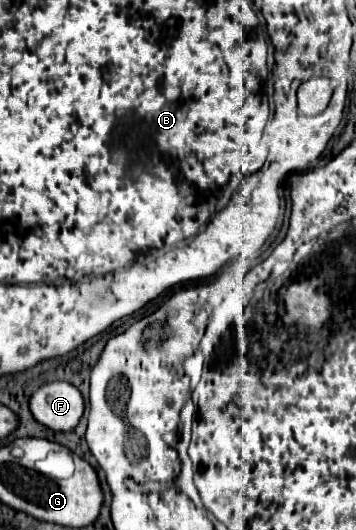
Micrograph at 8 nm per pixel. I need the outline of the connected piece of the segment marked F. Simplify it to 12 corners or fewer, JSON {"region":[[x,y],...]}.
{"region":[[50,382],[30,410],[46,428],[72,432],[84,400],[72,384]]}

